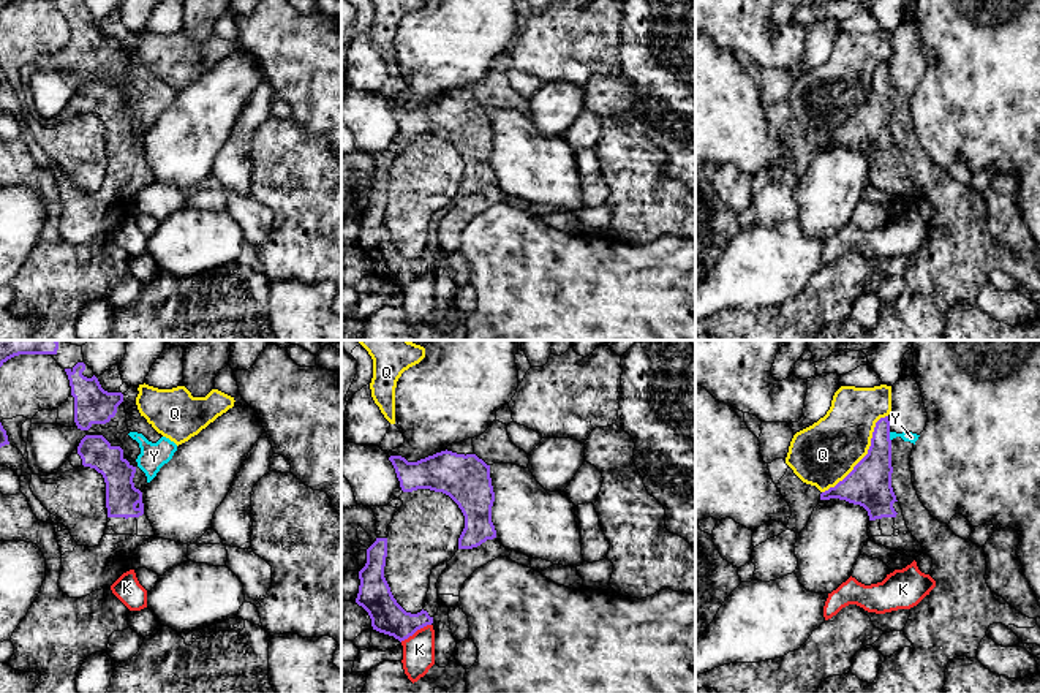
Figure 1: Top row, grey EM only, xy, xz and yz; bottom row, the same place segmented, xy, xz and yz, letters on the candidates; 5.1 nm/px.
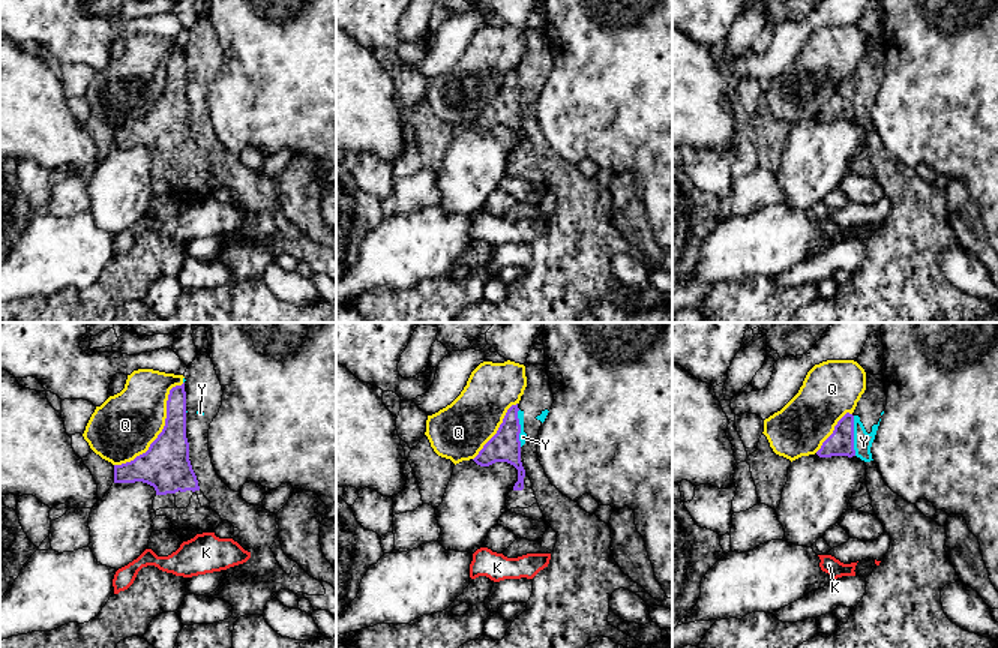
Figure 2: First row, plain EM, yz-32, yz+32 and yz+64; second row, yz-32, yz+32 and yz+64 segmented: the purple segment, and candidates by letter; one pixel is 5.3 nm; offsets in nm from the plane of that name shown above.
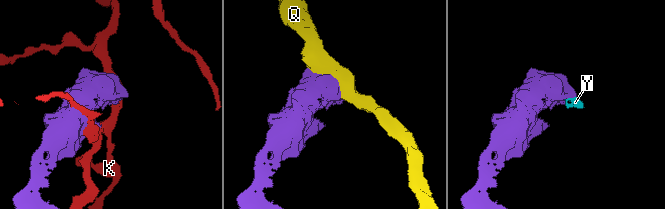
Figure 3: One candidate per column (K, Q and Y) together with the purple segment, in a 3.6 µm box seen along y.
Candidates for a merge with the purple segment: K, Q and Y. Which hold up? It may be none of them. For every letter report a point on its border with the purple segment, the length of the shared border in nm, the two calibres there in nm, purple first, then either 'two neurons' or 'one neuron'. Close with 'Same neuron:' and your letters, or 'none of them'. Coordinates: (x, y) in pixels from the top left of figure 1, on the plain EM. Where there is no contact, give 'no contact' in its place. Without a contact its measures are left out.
K: xz (414, 277) | 180 nm | 170/160 nm | two neurons
Q: yz (865, 102) | 500 nm | 220/320 nm | two neurons
Y: yz (889, 83) | 50 nm | 220/50 nm | two neurons
Same neuron: none of them

